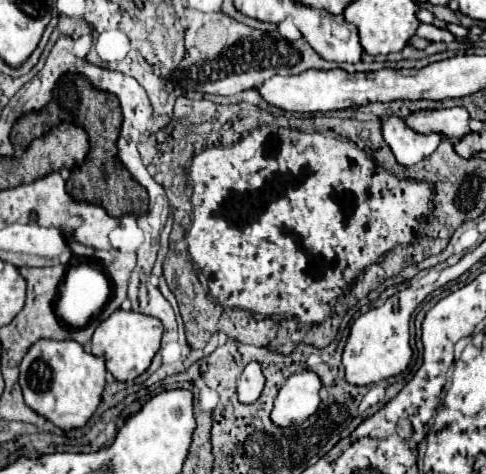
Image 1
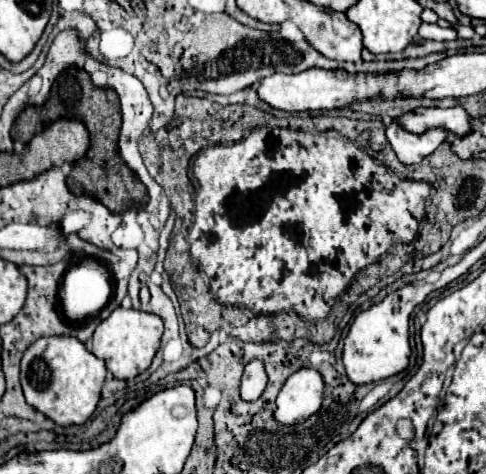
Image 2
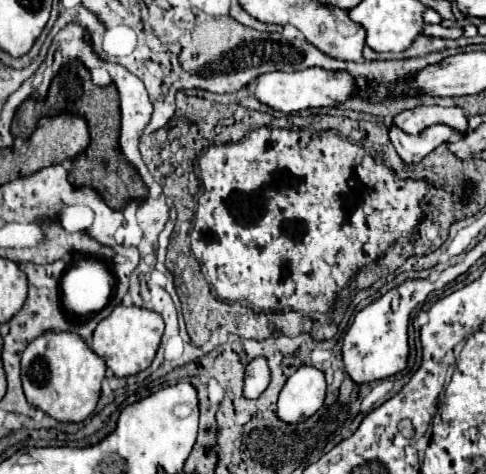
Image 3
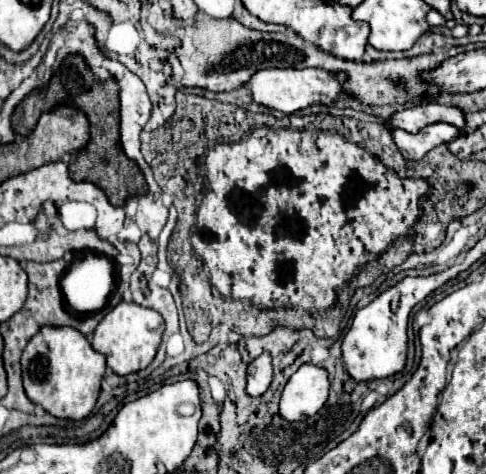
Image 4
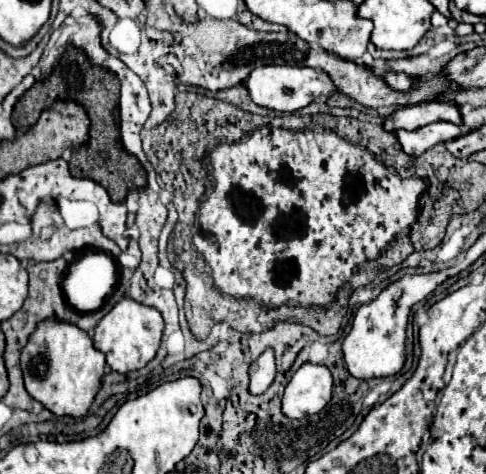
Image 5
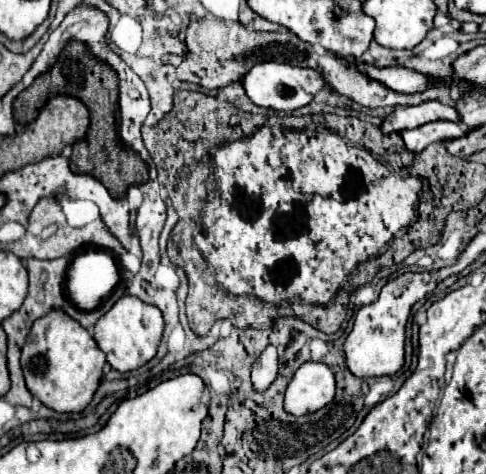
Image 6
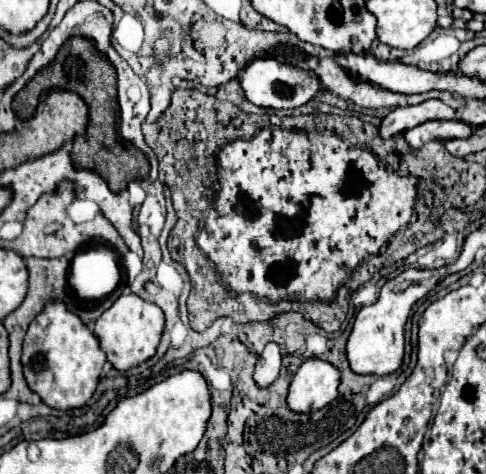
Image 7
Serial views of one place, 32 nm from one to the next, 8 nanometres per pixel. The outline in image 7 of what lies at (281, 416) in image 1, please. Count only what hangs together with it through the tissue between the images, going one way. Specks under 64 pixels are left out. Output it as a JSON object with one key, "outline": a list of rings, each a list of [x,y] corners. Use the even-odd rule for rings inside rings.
{"outline":[[[310,358],[294,374],[286,404],[296,414],[308,414],[330,404],[338,394],[340,372],[326,360]]]}

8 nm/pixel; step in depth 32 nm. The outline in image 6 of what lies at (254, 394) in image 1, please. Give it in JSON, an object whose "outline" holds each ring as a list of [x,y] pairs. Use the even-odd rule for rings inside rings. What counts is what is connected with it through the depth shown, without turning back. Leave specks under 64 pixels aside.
{"outline":[[[268,346],[260,358],[252,364],[252,388],[264,392],[278,376],[278,354],[274,346]]]}

